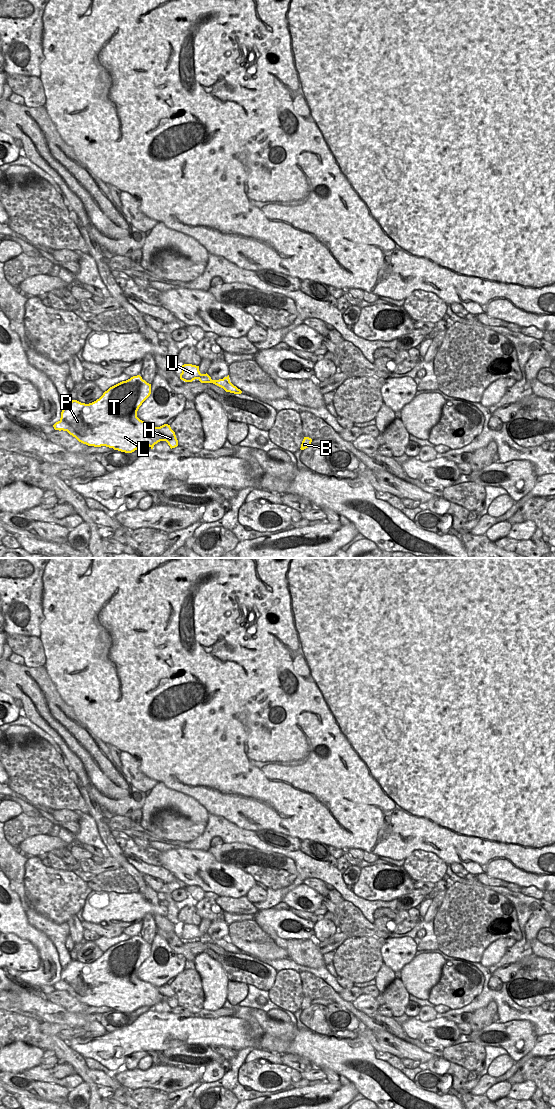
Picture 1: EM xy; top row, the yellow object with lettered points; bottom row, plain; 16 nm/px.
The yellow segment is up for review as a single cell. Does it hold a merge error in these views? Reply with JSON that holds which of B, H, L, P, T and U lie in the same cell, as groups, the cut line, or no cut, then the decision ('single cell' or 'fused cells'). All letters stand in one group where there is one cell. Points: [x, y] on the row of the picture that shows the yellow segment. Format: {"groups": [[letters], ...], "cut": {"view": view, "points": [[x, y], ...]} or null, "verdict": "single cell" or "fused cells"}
{"groups": [["B", "H", "L", "P", "T", "U"]], "cut": null, "verdict": "single cell"}

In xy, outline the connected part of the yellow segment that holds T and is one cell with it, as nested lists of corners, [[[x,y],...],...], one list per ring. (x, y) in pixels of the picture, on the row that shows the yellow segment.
[[[140,375],[122,381],[103,393],[96,401],[85,404],[72,400],[61,412],[61,418],[53,427],[55,430],[67,431],[79,442],[88,446],[106,446],[125,453],[132,453],[142,446],[154,445],[166,441],[170,448],[178,446],[175,432],[170,425],[164,424],[155,427],[137,417],[137,411],[142,403],[151,394],[151,384],[142,379]]]

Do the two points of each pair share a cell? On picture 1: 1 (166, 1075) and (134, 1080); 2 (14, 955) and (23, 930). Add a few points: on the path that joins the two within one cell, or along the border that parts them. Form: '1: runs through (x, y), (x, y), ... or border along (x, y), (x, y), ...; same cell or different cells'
1: runs through (158, 1077), (142, 1079); same cell
2: border along (10, 932), (26, 939), (38, 954); different cells

